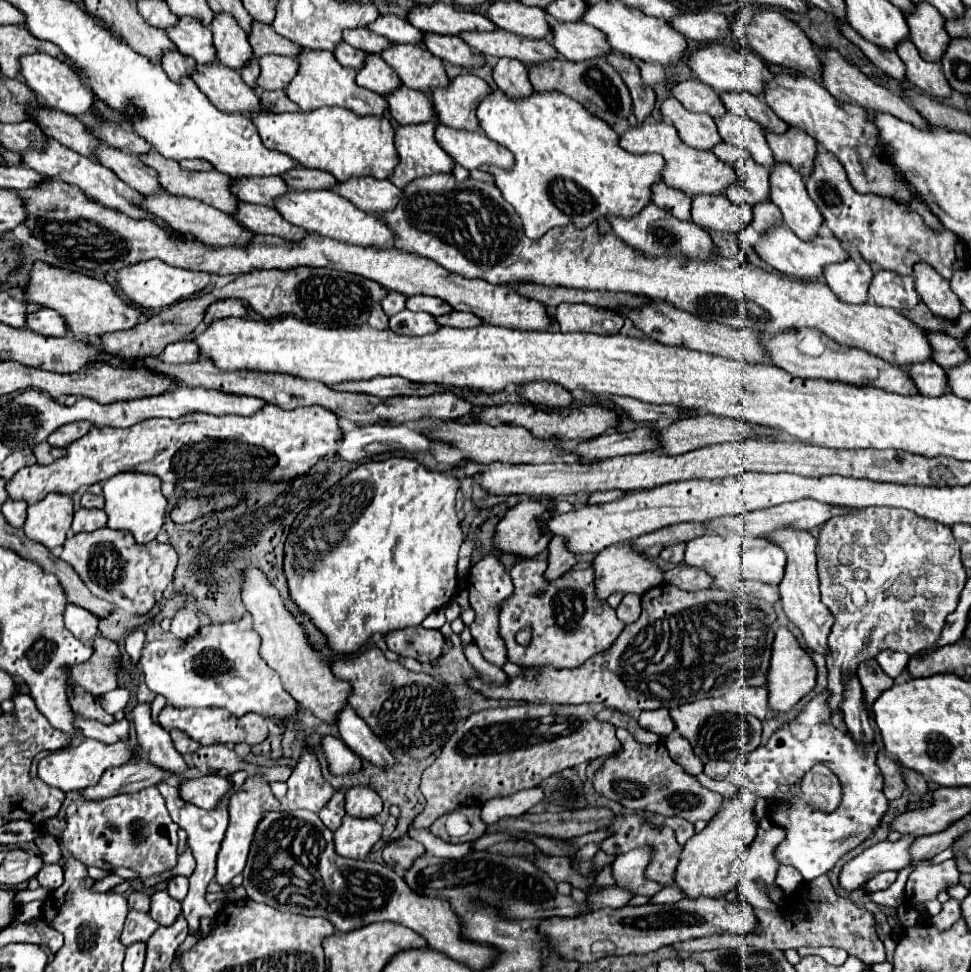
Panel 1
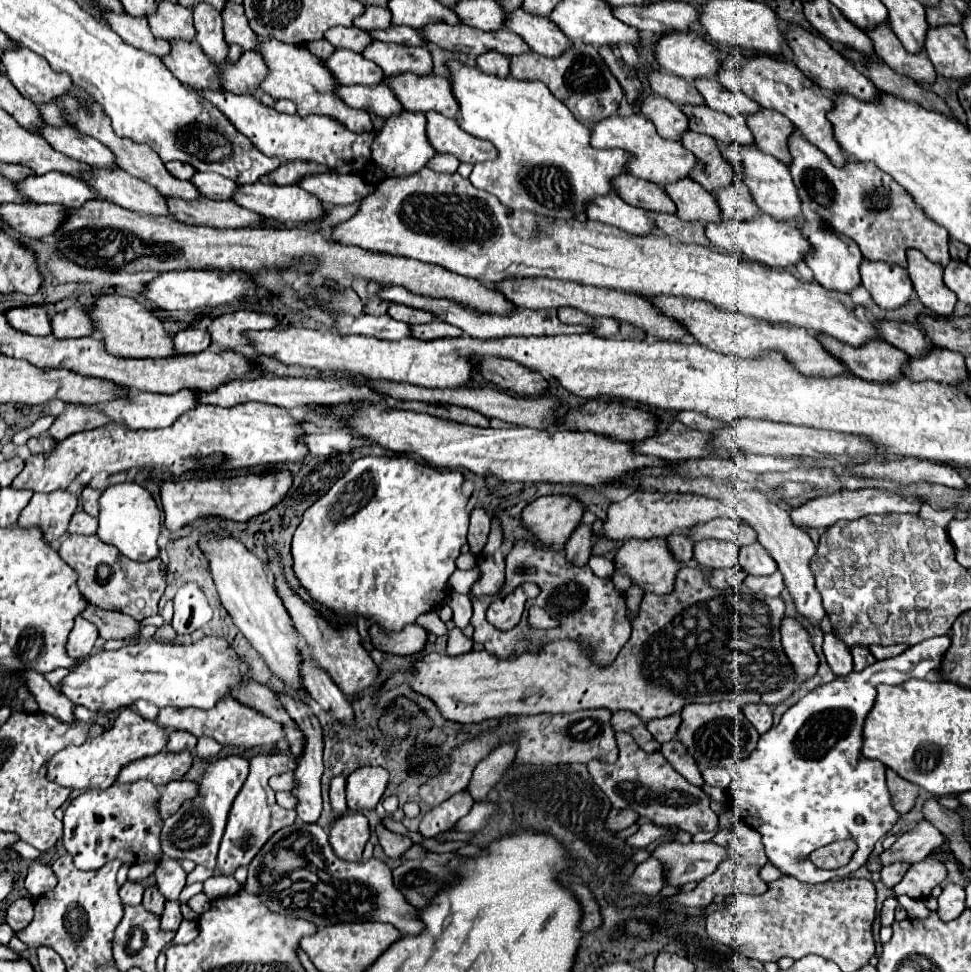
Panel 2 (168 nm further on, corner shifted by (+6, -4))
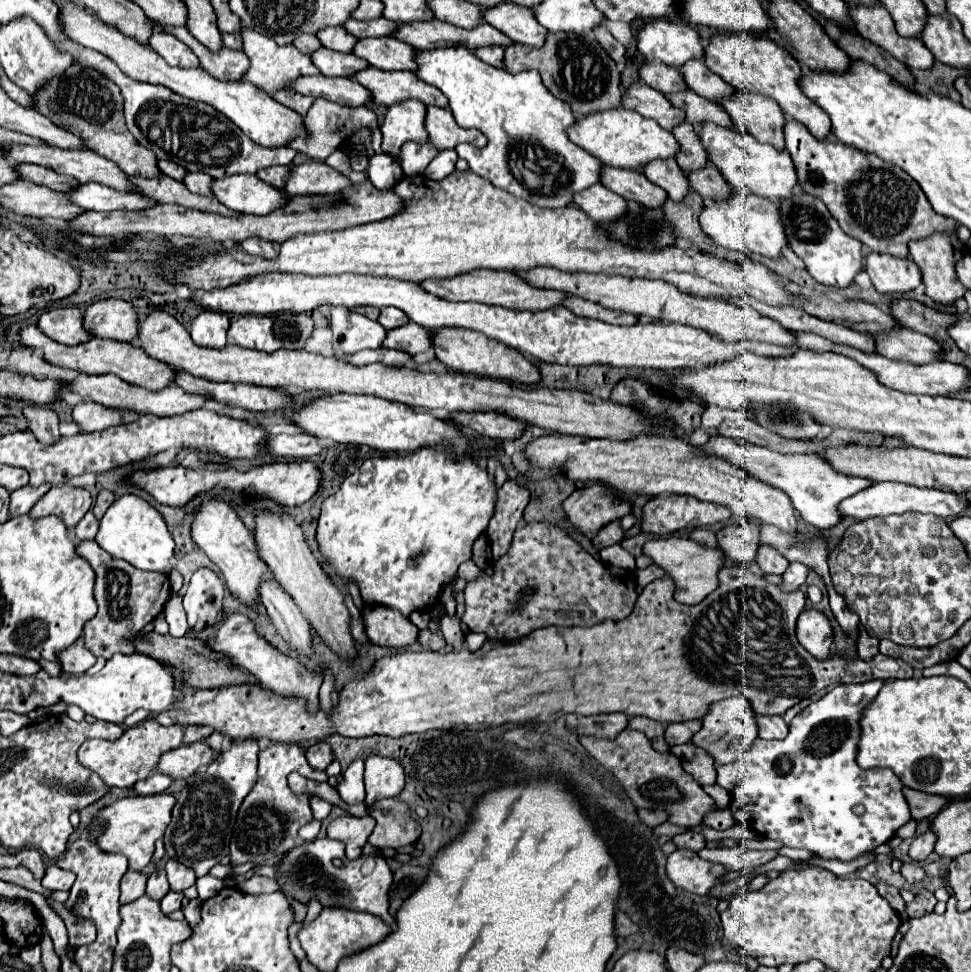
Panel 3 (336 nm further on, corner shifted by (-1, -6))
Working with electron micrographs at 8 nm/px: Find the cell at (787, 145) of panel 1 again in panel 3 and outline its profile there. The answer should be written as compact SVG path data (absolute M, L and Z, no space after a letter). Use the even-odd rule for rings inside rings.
M732 92L722 100L722 106L740 132L784 150L784 114L776 100L756 92Z

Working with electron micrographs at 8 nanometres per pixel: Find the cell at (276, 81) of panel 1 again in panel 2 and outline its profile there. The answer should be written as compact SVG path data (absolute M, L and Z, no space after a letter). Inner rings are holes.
M243 52L235 64L227 62L221 66L221 74L225 90L233 94L257 94L269 70L259 52Z

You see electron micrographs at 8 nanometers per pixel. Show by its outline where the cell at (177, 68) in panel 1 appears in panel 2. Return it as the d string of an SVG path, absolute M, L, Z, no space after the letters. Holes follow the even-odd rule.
M103 14L107 24L131 46L155 54L155 56L167 56L169 54L169 42L157 40L147 24L147 18L133 18L129 14Z

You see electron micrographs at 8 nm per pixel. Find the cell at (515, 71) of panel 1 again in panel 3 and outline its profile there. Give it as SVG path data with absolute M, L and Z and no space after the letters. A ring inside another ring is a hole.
M484 46L484 48L476 48L476 50L474 50L474 54L476 54L482 62L486 62L486 64L502 68L504 46Z

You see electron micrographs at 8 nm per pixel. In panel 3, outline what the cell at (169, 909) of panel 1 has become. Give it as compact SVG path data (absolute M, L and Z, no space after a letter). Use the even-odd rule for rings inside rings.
M156 868L156 870L148 876L148 888L146 888L146 894L152 896L154 900L162 900L162 896L164 896L168 890L170 890L170 886L168 886L164 868Z

